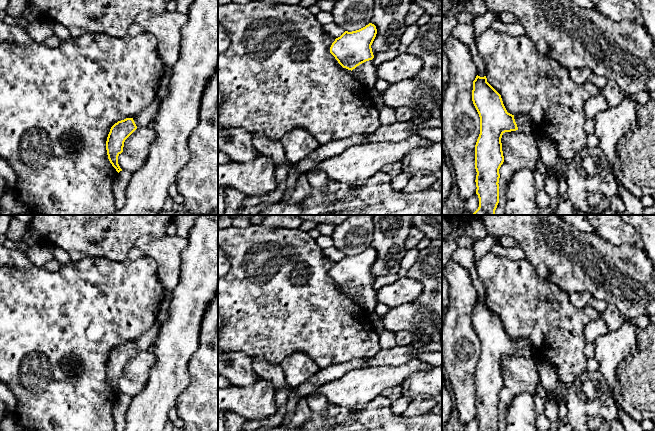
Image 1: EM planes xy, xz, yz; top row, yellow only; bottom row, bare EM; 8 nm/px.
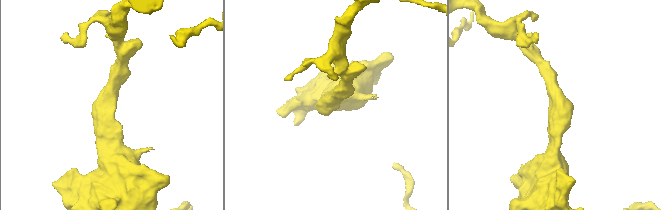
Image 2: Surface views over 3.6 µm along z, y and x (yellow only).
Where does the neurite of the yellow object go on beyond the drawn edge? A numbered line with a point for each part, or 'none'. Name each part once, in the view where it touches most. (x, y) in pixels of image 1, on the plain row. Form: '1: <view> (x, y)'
1: xz (366, 297)

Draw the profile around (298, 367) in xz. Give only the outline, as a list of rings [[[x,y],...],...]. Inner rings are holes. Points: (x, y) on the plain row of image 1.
[[[304,352],[292,353],[280,366],[284,371],[287,386],[291,389],[300,386],[320,370],[318,364]]]

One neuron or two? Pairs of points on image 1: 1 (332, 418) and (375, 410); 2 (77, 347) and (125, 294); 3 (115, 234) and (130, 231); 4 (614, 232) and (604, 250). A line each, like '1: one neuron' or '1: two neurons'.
1: one neuron
2: one neuron
3: one neuron
4: two neurons

